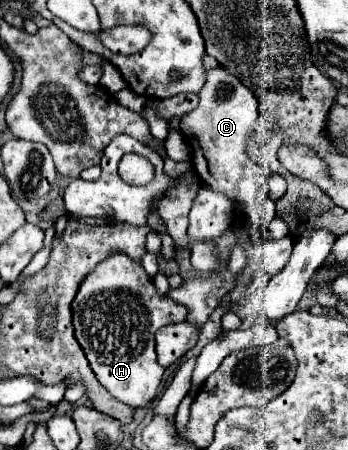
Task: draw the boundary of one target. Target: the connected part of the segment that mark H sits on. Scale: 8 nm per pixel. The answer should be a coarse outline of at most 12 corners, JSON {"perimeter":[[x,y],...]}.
{"perimeter":[[140,262],[80,284],[74,336],[108,392],[148,406],[154,332],[186,320]]}

